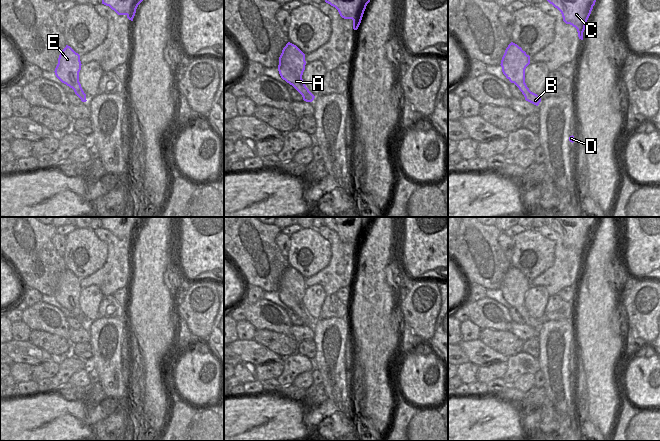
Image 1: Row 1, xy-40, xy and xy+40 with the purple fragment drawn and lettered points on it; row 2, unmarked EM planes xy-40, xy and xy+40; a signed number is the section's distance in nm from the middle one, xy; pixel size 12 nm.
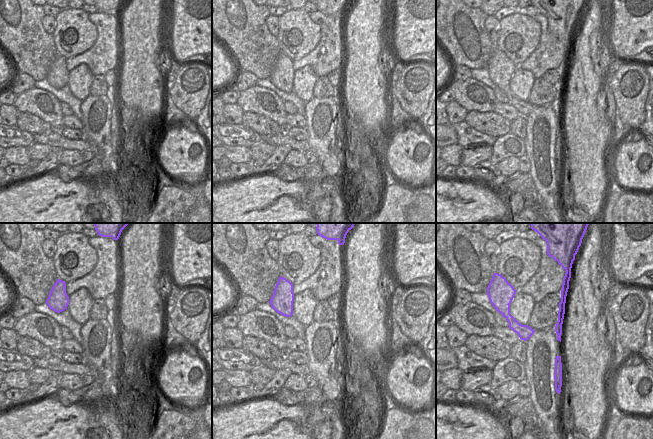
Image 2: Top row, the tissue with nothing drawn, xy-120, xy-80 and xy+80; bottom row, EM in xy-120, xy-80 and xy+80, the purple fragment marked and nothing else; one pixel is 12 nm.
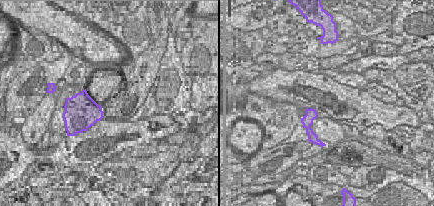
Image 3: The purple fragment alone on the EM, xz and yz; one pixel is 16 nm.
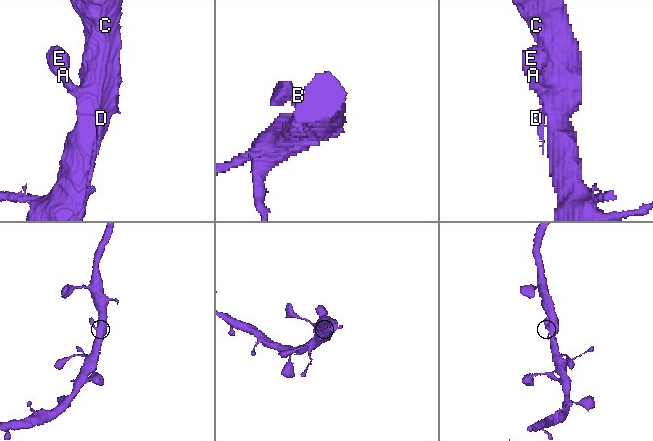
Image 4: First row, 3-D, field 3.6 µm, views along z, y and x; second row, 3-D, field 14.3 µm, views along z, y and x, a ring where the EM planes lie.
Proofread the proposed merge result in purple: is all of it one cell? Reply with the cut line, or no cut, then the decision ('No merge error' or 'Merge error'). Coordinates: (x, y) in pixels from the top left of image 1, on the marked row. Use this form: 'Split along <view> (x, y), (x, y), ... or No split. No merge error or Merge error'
No split. No merge error

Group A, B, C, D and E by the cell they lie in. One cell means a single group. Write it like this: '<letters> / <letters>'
A B C D E

